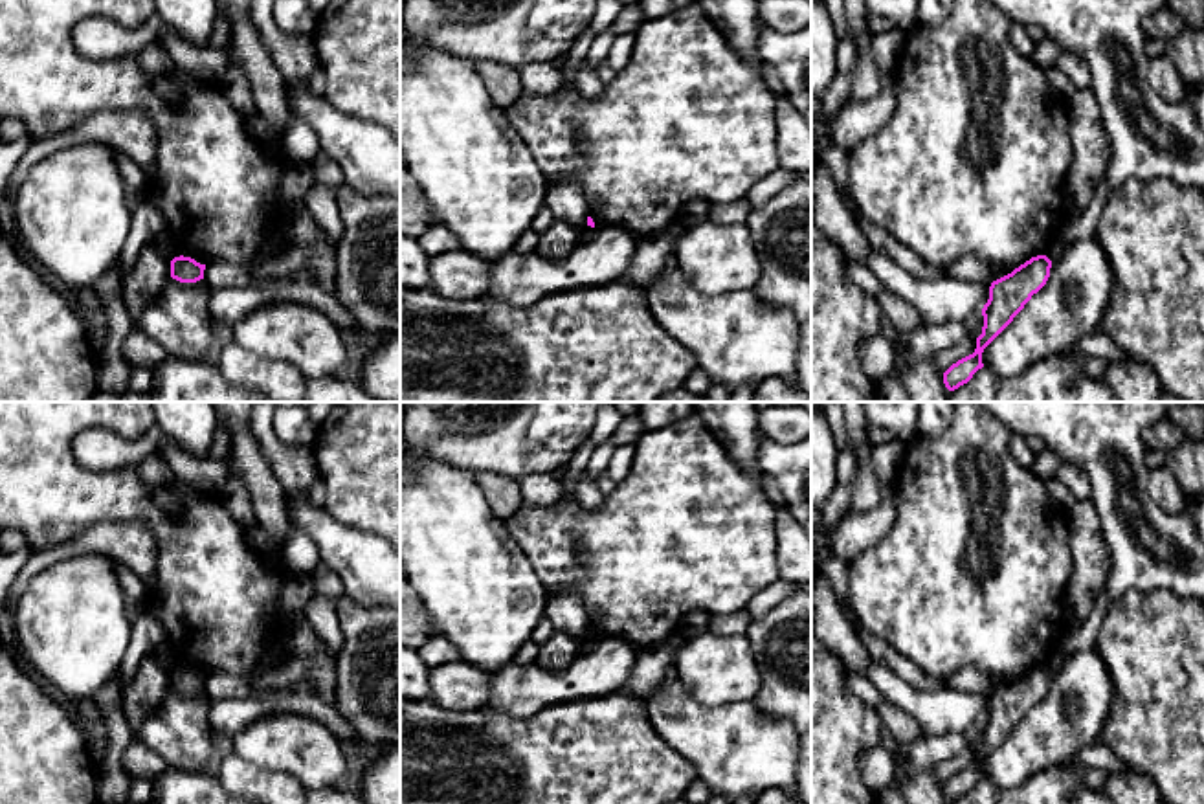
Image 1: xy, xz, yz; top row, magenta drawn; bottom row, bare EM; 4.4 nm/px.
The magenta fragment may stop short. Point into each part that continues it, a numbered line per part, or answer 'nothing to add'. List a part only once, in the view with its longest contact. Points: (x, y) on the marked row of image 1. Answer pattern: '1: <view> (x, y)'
nothing to add

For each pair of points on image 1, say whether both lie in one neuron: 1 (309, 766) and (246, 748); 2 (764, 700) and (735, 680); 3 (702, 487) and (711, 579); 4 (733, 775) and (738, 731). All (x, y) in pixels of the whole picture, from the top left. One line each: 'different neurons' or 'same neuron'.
1: same neuron
2: different neurons
3: same neuron
4: same neuron

